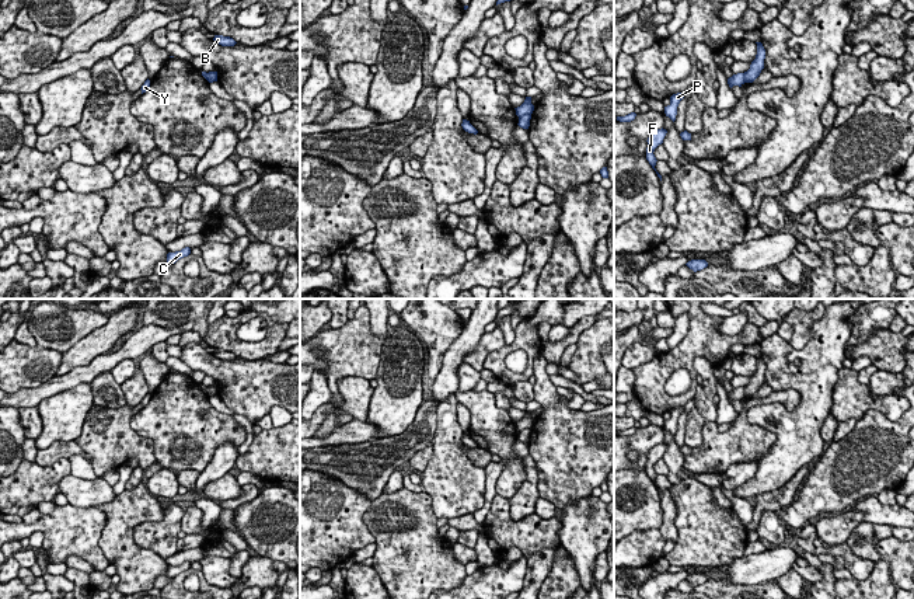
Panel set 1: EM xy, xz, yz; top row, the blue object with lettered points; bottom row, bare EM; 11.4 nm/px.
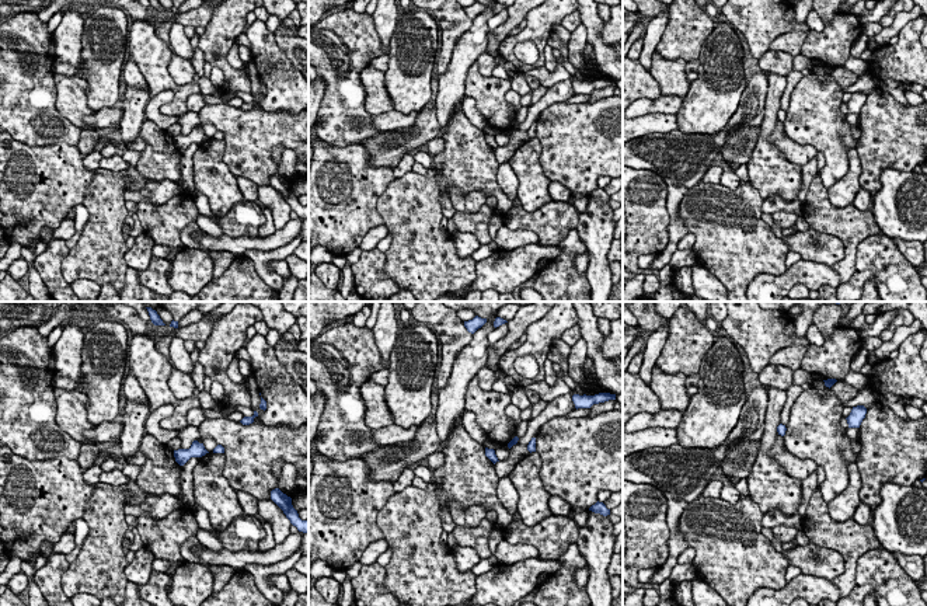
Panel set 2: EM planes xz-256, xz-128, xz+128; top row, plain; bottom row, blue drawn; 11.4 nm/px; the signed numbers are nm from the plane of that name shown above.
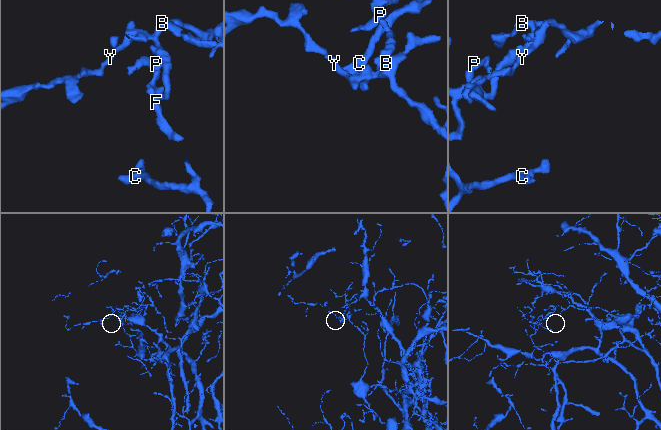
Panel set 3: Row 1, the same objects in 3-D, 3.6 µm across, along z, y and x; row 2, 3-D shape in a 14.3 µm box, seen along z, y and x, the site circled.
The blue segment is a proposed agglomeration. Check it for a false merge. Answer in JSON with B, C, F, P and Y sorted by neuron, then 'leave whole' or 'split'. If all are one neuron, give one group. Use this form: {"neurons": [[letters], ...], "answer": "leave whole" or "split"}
{"neurons": [["B", "Y"], ["C", "F", "P"]], "answer": "split"}

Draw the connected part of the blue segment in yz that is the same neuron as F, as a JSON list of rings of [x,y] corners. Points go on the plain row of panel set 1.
[[[657,443],[655,445],[649,452],[648,452],[648,462],[646,462],[646,474],[649,476],[649,478],[652,480],[652,483],[656,485],[655,480],[656,480],[656,471],[653,469],[655,463],[663,457],[663,453],[666,450],[667,445],[666,443]]]

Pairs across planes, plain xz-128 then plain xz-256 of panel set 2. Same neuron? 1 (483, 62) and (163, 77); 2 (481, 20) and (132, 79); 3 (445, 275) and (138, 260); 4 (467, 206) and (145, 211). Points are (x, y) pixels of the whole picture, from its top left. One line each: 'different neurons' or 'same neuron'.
1: different neurons
2: different neurons
3: different neurons
4: different neurons

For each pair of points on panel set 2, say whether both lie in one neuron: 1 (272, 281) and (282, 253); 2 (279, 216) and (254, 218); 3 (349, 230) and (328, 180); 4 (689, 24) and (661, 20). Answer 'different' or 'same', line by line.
1: same
2: different
3: same
4: different

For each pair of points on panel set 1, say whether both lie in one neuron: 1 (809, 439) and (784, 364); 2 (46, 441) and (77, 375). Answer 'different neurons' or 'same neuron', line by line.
1: same neuron
2: different neurons

